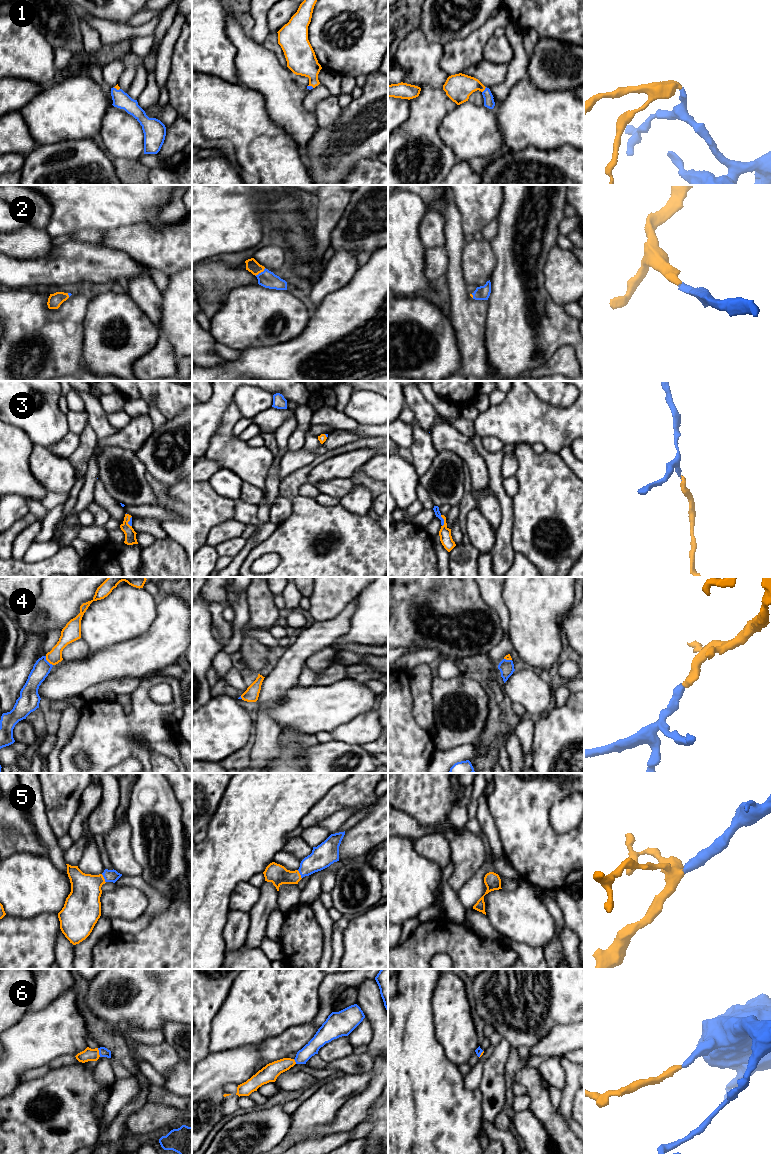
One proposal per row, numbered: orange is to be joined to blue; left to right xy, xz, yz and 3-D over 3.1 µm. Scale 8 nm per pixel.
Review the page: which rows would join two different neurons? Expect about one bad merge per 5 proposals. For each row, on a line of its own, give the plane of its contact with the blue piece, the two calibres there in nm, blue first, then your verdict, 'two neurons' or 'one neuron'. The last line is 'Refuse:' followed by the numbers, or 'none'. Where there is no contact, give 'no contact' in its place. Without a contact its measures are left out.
1: meets blue in yz; 80 nm thick on the blue side, 220 nm on the other; one neuron
2: meets blue in xz; 140 nm thick on the blue side, 100 nm on the other; one neuron
3: meets blue in yz; 50 nm thick on the blue side, 100 nm on the other; one neuron
4: meets blue in xy; 140 nm thick on the blue side, 110 nm on the other; one neuron
5: meets blue in xy; 100 nm thick on the blue side, 260 nm on the other; one neuron
6: meets blue in xy; 80 nm thick on the blue side, 100 nm on the other; one neuron
Refuse: none

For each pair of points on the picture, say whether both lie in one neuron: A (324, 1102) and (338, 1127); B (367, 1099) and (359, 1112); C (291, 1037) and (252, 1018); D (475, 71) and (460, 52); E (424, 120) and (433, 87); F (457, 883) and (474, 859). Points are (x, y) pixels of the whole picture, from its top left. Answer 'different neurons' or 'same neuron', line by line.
A: different neurons
B: same neuron
C: different neurons
D: different neurons
E: same neuron
F: same neuron

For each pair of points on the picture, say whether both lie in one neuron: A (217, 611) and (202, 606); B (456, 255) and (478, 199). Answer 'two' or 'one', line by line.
A: two
B: two

